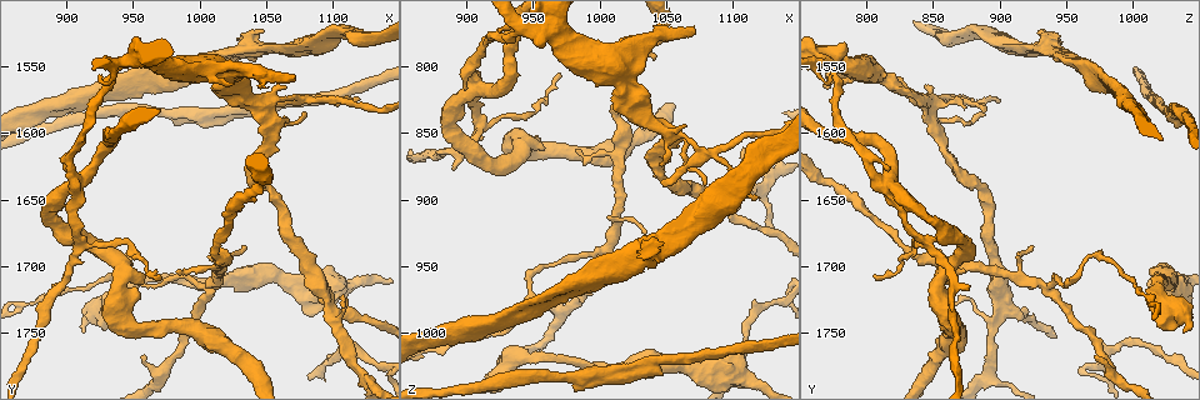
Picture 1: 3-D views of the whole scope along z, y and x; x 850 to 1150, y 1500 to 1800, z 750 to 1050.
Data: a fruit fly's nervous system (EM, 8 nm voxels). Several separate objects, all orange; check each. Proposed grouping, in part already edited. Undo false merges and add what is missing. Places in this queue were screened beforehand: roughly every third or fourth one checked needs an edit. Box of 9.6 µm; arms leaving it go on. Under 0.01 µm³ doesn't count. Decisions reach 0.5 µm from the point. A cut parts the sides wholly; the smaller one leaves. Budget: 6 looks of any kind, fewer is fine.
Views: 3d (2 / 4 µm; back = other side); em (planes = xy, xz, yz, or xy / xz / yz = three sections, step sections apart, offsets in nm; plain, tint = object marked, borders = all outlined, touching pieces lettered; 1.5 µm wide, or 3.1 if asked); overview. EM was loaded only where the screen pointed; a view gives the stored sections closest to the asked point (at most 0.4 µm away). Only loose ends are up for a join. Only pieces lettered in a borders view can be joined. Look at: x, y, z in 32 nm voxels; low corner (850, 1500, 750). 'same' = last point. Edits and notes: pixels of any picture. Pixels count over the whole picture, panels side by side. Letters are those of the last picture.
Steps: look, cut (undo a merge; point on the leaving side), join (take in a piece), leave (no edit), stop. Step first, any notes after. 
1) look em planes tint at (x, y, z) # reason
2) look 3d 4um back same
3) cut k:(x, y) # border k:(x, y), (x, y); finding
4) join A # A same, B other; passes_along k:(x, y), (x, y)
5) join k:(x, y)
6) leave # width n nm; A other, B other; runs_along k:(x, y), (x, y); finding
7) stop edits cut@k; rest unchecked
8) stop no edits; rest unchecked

look 3d 2um at (1070, 1558, 768) # an open end

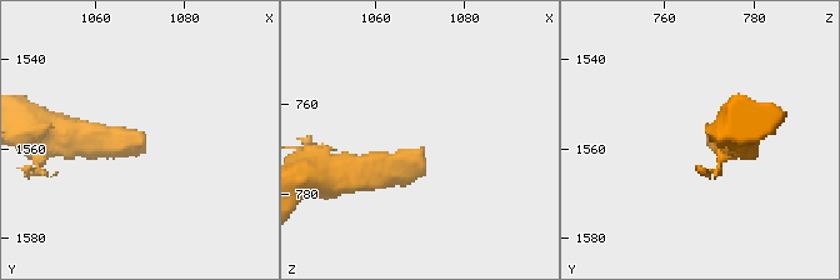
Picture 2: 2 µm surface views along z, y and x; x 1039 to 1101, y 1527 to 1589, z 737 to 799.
look em yz step 4 tint at (1072, 1560, 770) # shape alone is not enough

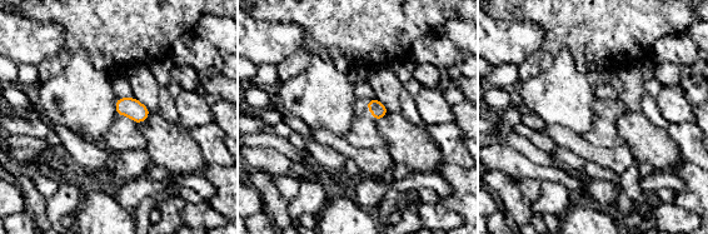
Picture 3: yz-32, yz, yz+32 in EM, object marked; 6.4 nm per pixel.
look em yz step 4 borders same # what lies round it

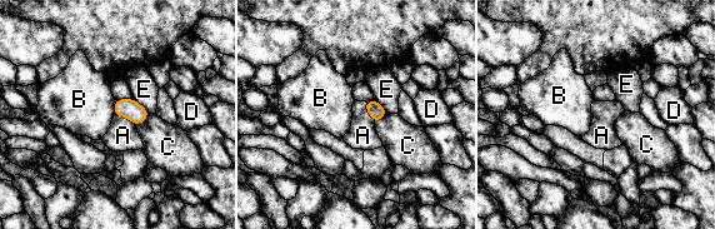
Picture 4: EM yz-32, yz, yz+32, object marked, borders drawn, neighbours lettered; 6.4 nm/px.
join A # A same, B other, C other, D other, E other; the neuron continues

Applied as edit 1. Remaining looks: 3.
look 3d 4um at (992, 1562, 966) # free end

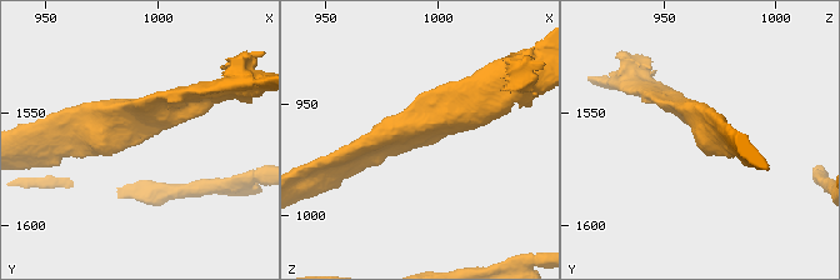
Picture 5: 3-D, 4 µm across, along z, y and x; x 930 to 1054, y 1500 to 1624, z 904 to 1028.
look em xz step 8 tint at (992, 1562, 968)

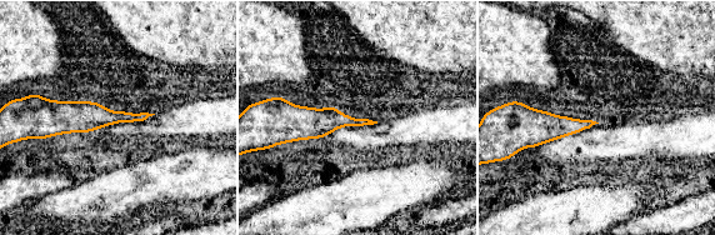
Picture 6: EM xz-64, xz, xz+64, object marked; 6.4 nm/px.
look em planes borders same

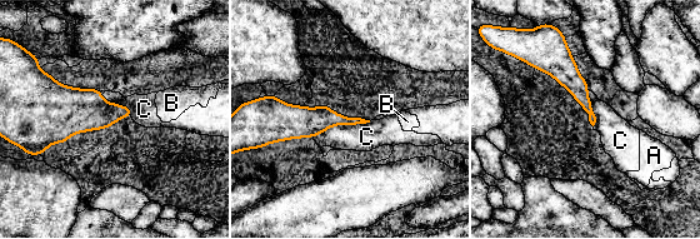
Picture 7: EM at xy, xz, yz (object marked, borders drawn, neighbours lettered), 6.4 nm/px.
leave # A other, B other, C other; runs_along 7:(564, 49), (564, 70), (593, 119); none of them fits

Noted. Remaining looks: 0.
stop edits join@4; rest unchecked

